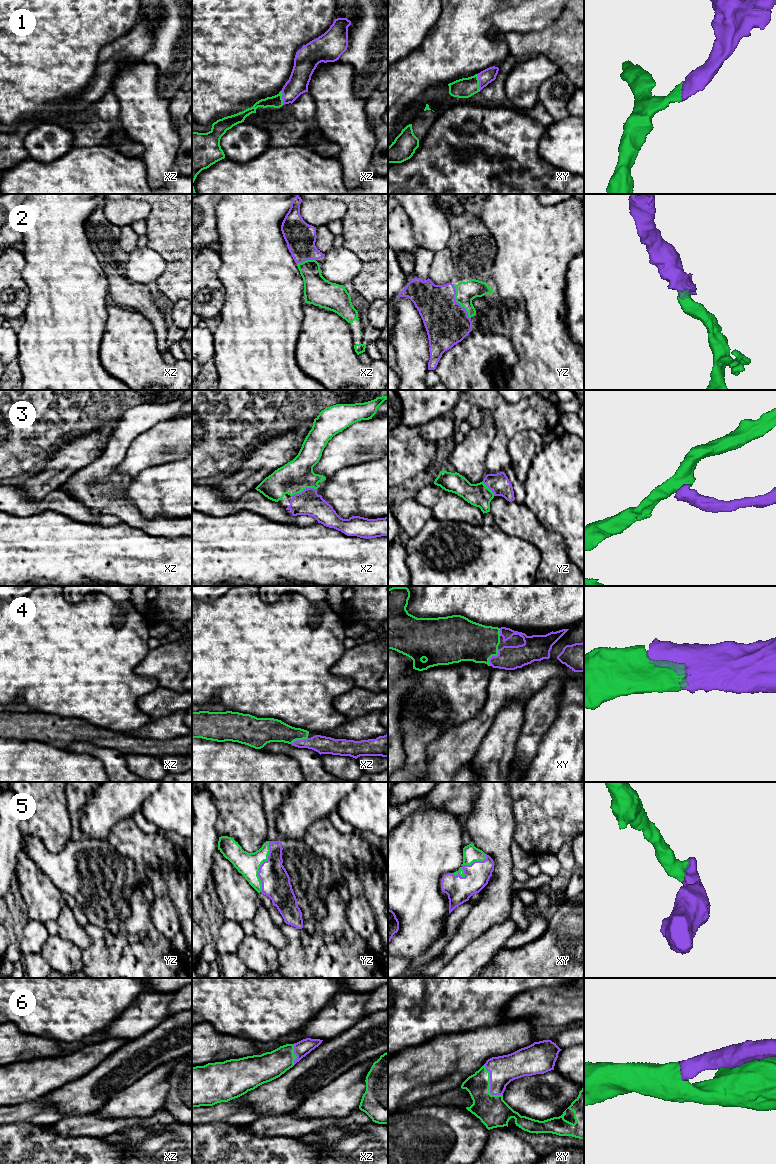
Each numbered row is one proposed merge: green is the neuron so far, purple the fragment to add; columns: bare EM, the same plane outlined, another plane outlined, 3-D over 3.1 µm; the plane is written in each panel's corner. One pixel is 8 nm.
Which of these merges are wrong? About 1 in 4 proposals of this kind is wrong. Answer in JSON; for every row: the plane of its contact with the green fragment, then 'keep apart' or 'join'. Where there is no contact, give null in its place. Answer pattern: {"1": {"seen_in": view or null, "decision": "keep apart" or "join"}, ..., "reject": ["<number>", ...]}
{"1": {"seen_in": "xy", "decision": "join"}, "2": {"seen_in": "yz", "decision": "join"}, "3": {"seen_in": "xz", "decision": "join"}, "4": {"seen_in": "xy", "decision": "join"}, "5": {"seen_in": "yz", "decision": "join"}, "6": {"seen_in": "xy", "decision": "join"}, "reject": []}

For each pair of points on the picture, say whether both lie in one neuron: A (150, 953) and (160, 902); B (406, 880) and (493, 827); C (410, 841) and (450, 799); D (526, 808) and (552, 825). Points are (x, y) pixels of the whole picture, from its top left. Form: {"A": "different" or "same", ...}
{"A": "different", "B": "different", "C": "different", "D": "same"}

